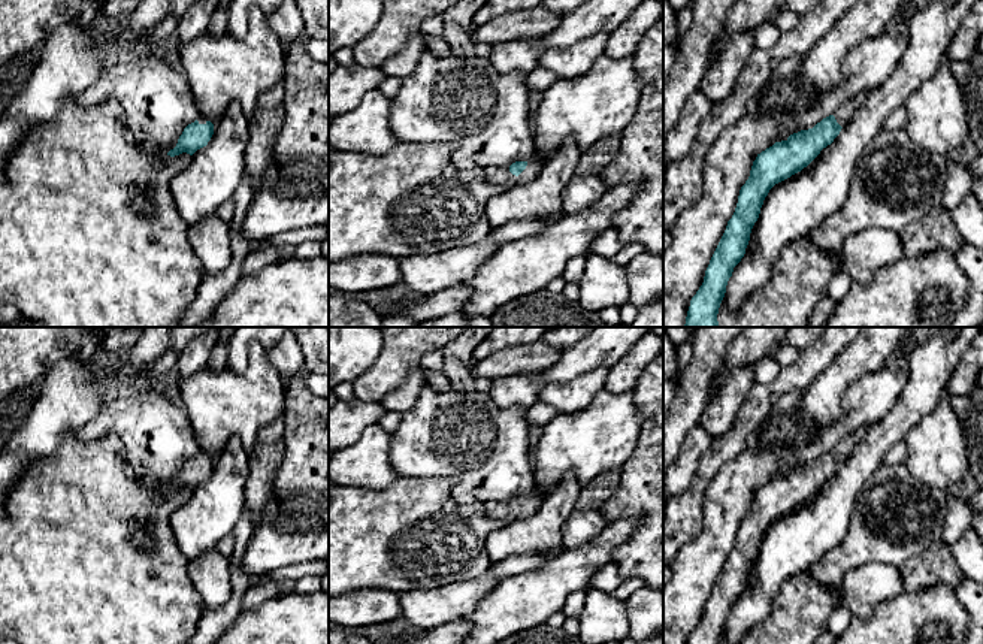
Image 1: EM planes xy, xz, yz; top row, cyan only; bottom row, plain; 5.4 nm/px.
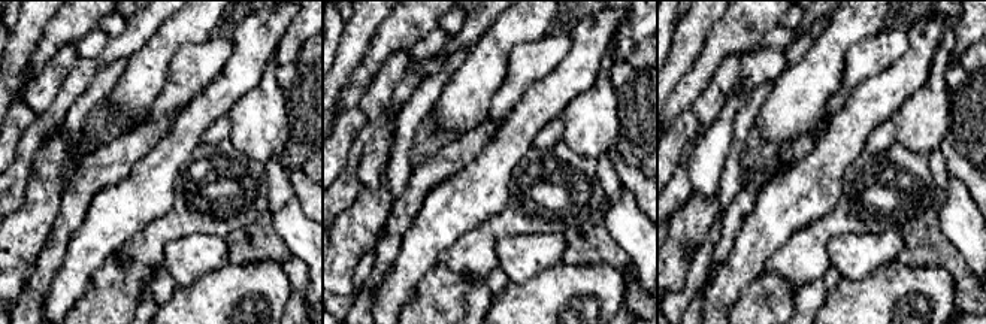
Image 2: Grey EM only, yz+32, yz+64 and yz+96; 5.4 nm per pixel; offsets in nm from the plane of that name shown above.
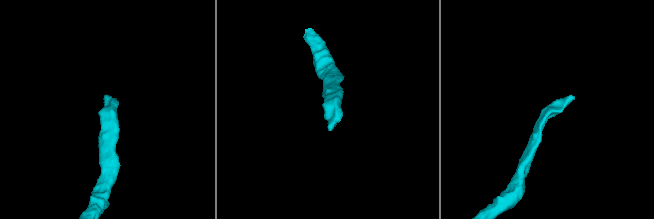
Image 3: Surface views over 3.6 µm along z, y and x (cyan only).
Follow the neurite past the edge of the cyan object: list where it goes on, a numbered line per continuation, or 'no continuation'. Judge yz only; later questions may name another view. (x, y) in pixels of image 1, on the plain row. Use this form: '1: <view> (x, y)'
1: yz (844, 449)

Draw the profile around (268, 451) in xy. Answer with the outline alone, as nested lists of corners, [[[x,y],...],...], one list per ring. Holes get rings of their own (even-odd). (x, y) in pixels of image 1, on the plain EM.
[[[284,415],[263,427],[249,457],[249,475],[245,484],[245,508],[252,527],[261,523],[263,510],[272,498],[273,475],[284,457]]]

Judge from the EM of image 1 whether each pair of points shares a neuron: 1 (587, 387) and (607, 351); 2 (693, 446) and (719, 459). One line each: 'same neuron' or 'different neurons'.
1: different neurons
2: different neurons

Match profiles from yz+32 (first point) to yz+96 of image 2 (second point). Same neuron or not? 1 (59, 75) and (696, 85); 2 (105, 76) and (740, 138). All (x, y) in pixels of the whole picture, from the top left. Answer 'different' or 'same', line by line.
1: different
2: same

